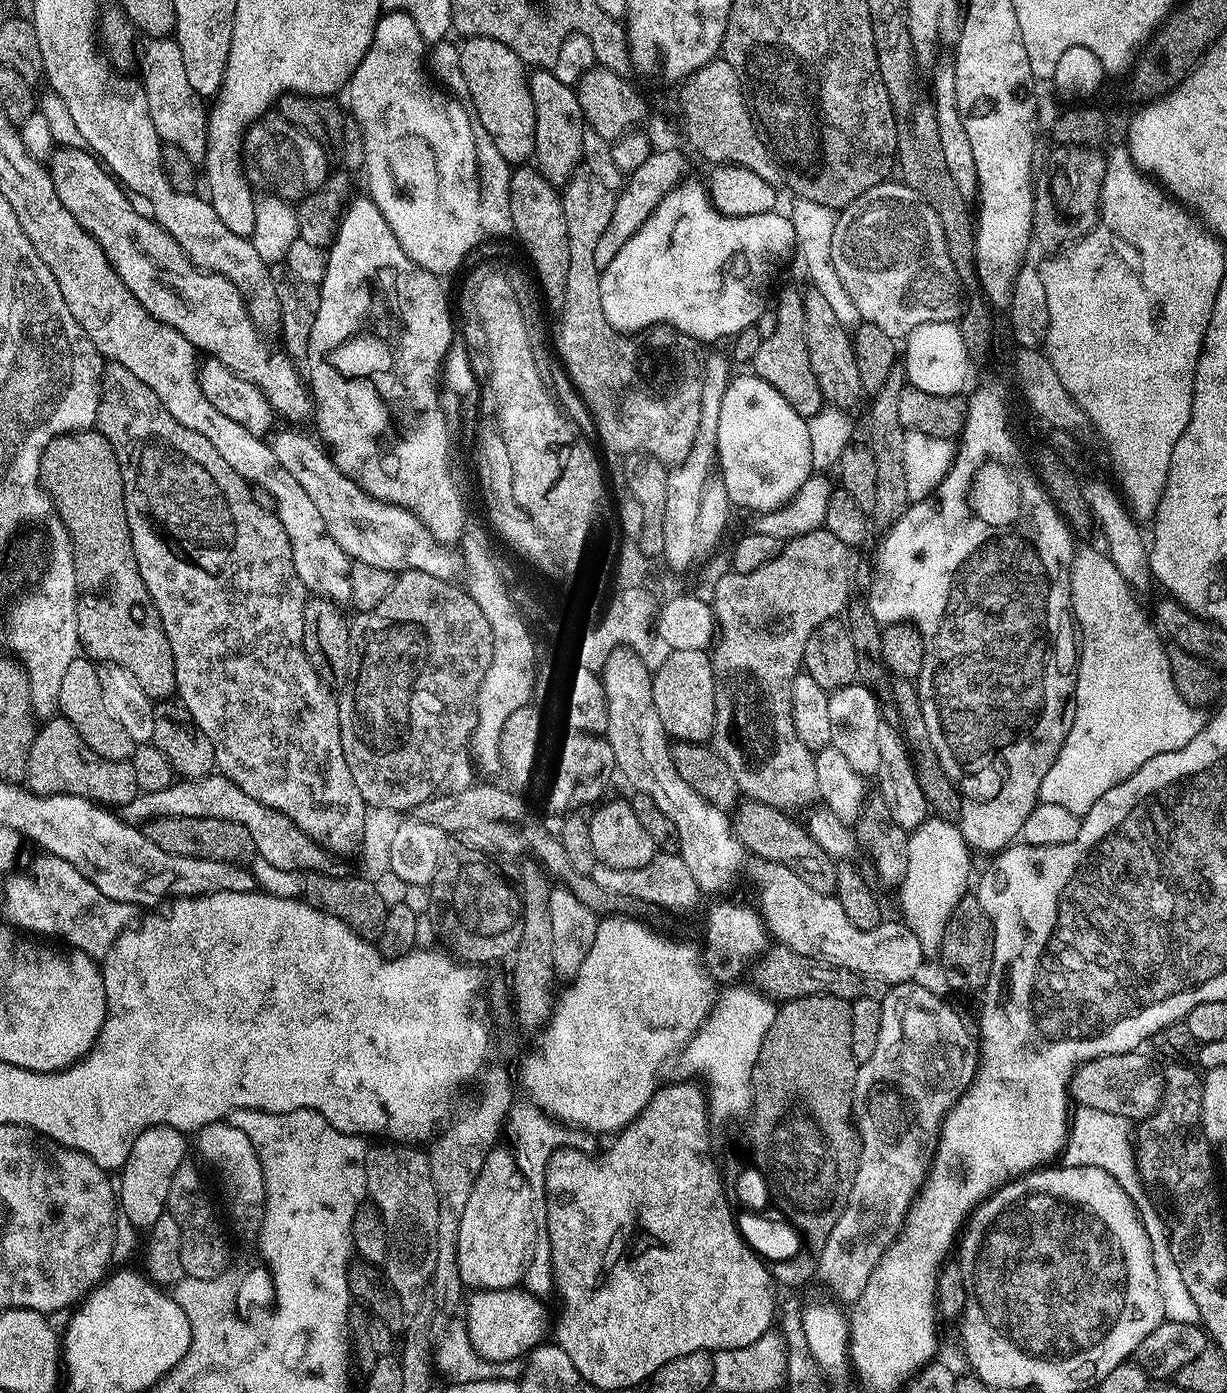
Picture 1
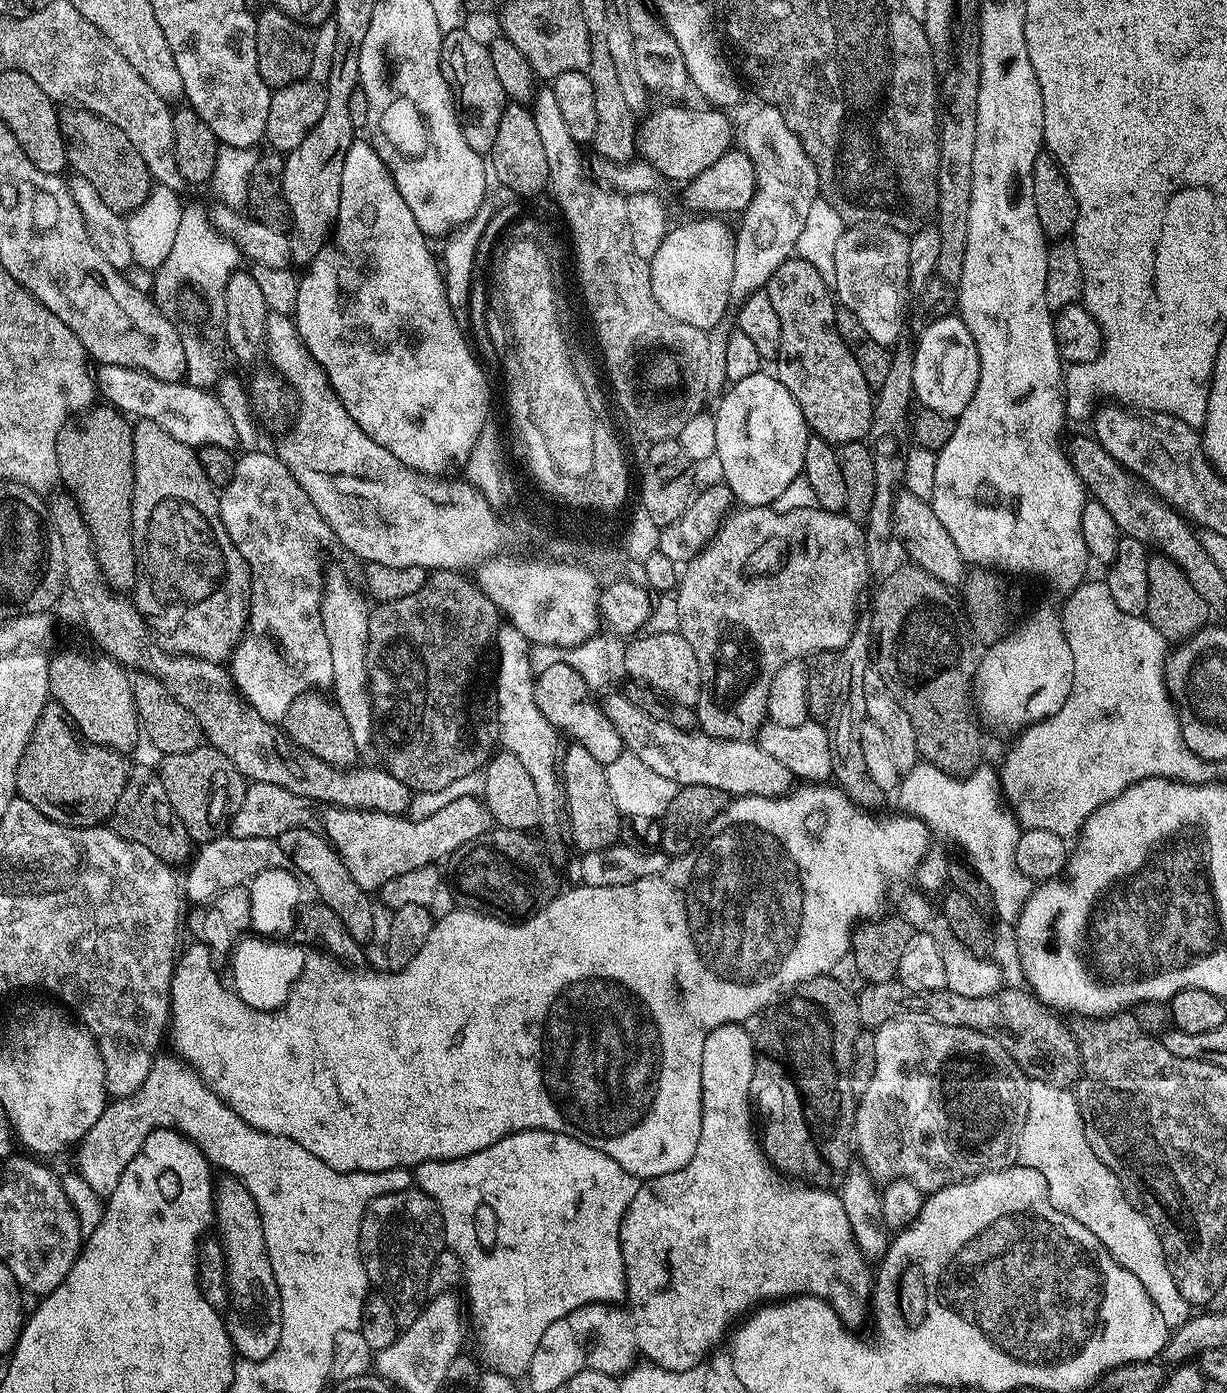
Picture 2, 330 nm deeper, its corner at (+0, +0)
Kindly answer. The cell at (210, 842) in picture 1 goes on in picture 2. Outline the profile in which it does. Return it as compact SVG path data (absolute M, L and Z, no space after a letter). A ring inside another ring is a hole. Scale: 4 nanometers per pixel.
M144 764L129 771L122 798L118 798L118 806L114 806L112 811L110 827L123 840L133 840L138 846L146 846L146 850L153 852L169 866L175 865L175 860L187 861L194 848L193 840L188 837L182 822L170 806L170 798L166 798L159 775Z

